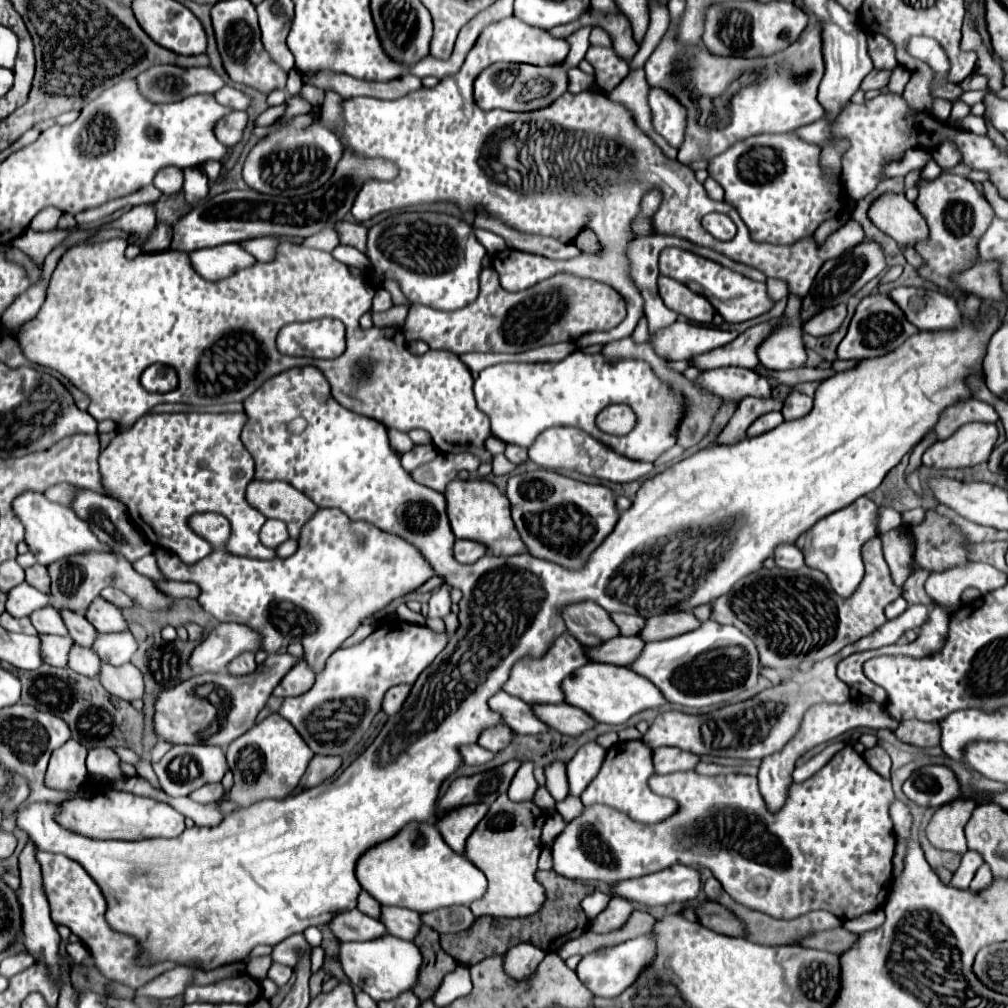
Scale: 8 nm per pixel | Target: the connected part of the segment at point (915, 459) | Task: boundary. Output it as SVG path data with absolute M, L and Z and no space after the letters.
M932 431L930 434L926 435L922 441L914 447L910 454L909 464L905 471L905 476L907 477L914 469L921 465L921 458L926 449L932 445L932 443L937 441L936 434Z

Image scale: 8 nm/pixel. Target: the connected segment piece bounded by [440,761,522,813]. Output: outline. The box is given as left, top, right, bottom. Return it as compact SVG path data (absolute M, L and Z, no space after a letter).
M508 761L508 765L500 765L496 769L454 779L446 795L440 799L440 813L446 813L452 807L470 805L470 803L490 805L492 801L496 801L498 795L508 791L508 785L520 765L522 761Z

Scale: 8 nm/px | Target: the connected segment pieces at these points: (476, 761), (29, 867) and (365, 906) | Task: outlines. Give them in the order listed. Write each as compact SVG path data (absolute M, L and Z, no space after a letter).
M476 743L462 747L462 761L464 761L466 765L482 765L482 763L490 761L492 757L494 757L492 751L486 751L486 749L482 749L480 745L476 745Z
M28 839L26 847L22 849L18 861L20 861L20 891L18 891L18 901L22 901L22 931L24 931L24 947L26 951L36 959L36 961L44 961L50 965L50 975L52 979L56 979L58 985L62 985L60 981L60 967L58 967L58 943L60 943L60 935L56 931L54 921L50 919L50 905L44 893L44 885L42 885L42 873L40 873L40 865L36 859L36 845Z
M362 891L362 893L358 895L358 909L360 909L364 915L370 915L370 917L374 917L374 919L380 917L380 903L378 903L374 897L370 897L366 891Z

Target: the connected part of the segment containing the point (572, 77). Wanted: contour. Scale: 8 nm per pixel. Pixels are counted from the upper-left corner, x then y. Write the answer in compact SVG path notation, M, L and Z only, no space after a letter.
M578 67L568 71L568 91L571 93L580 93L586 91L588 87L594 85L594 75L586 75Z

